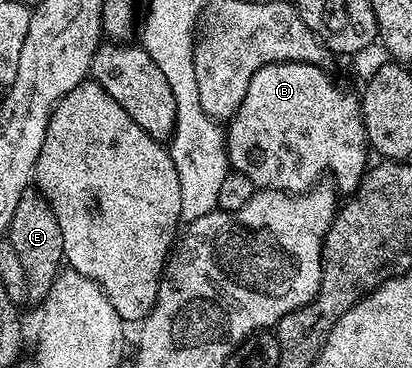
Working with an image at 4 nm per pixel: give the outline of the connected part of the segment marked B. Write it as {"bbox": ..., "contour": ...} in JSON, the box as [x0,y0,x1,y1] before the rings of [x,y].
{"bbox":[225,61,369,195],"contour":[[[282,61],[281,63],[269,63],[263,65],[249,79],[249,91],[245,91],[245,99],[241,99],[241,107],[229,119],[231,126],[226,126],[225,142],[227,145],[227,160],[230,168],[241,175],[249,175],[249,179],[259,189],[280,189],[286,193],[306,193],[314,185],[320,184],[322,173],[335,173],[333,185],[340,194],[351,195],[363,179],[364,173],[369,168],[367,153],[369,154],[369,144],[366,135],[366,129],[363,126],[362,111],[360,109],[360,98],[349,90],[342,89],[329,74],[326,73],[323,65],[314,65],[313,63],[301,63],[300,61]]]}

